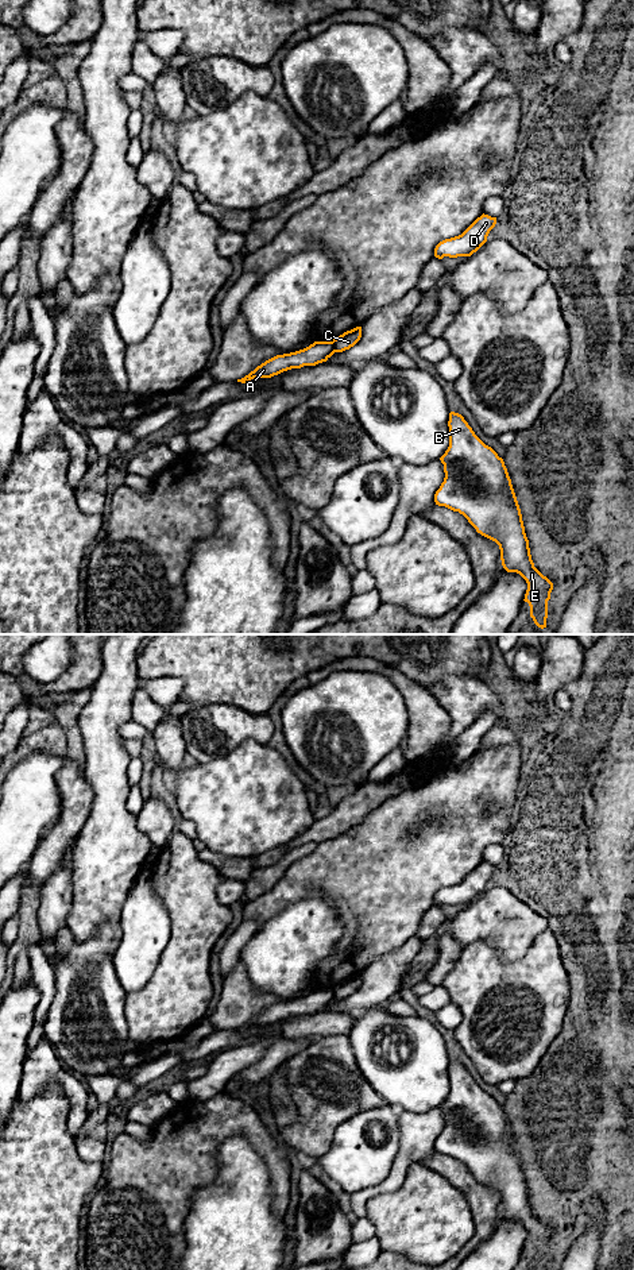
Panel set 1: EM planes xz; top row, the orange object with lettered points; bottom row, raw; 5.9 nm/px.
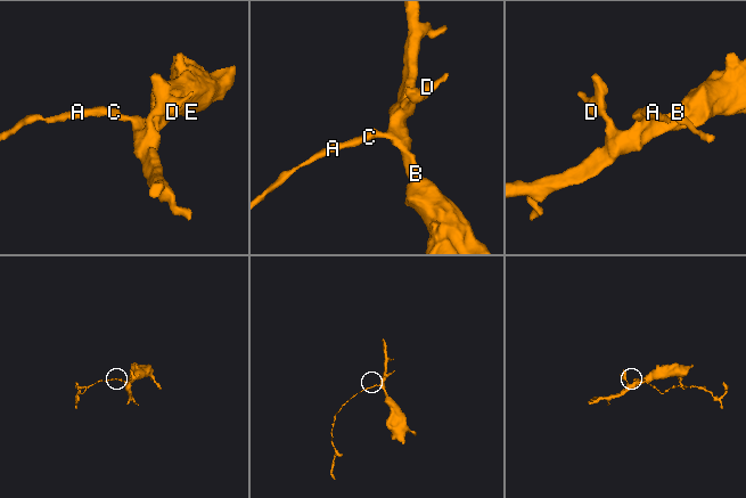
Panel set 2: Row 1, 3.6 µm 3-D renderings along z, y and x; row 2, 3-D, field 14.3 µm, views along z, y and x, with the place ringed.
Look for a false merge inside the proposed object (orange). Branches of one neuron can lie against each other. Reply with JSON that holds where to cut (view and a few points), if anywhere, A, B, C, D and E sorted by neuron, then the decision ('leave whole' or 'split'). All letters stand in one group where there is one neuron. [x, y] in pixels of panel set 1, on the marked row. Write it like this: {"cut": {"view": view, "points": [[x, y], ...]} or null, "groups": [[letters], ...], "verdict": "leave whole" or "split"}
{"cut": {"view": "xz", "points": [[331, 342], [336, 351]]}, "groups": [["A"], ["B", "C", "D", "E"]], "verdict": "split"}

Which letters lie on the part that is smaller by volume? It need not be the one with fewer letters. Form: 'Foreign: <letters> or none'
Foreign: A

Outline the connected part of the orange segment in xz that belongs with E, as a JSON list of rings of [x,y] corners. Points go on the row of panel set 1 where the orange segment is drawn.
[[[451,412],[448,426],[449,447],[440,458],[445,478],[434,494],[434,502],[459,512],[478,533],[499,545],[503,568],[507,572],[519,574],[526,580],[527,590],[523,601],[530,606],[530,617],[534,624],[544,629],[546,628],[548,601],[553,583],[534,567],[521,509],[505,462],[475,435],[461,414]]]

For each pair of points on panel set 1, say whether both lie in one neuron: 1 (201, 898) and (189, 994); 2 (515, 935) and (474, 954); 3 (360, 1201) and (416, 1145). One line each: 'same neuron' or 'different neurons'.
1: same neuron
2: different neurons
3: same neuron

